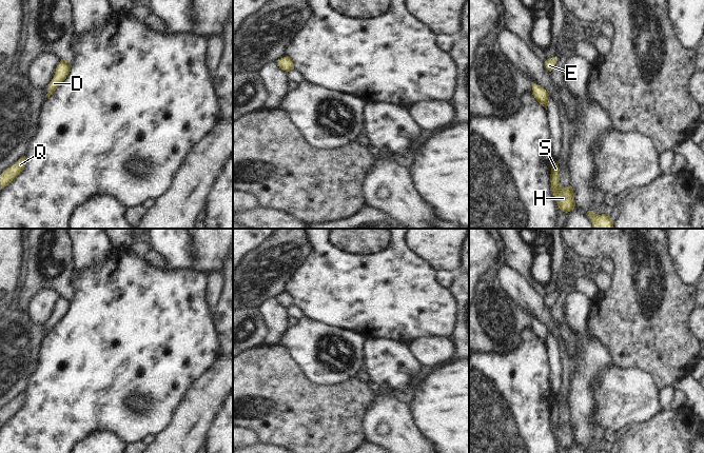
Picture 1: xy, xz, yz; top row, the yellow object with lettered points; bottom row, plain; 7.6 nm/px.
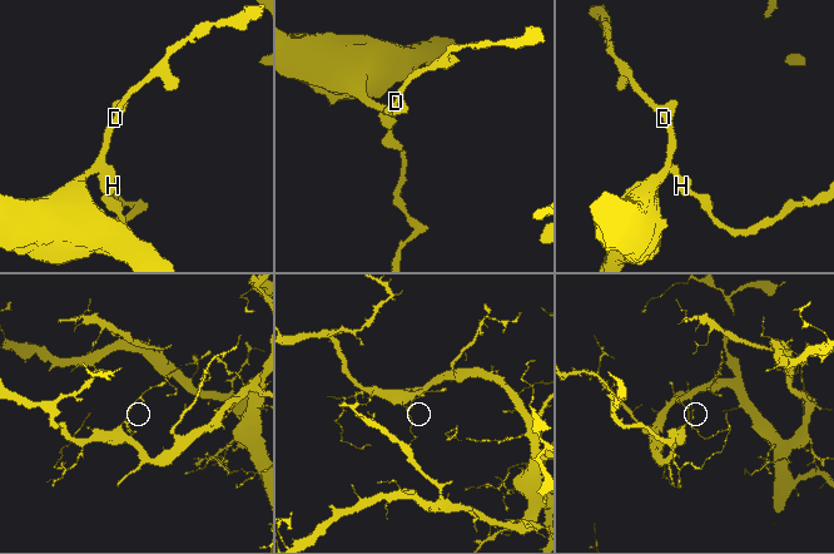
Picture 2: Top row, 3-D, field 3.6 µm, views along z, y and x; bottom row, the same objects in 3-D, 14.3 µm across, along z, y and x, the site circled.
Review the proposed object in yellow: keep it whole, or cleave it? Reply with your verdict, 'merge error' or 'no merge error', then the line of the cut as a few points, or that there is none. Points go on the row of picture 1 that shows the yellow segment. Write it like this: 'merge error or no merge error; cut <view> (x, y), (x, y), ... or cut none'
no merge error; cut none

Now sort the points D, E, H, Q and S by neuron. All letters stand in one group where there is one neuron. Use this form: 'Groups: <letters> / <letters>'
Groups: D E H Q S

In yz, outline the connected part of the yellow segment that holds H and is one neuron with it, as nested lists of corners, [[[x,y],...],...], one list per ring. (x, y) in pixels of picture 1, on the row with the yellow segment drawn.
[[[556,162],[551,168],[550,174],[551,190],[558,206],[566,214],[574,209],[575,200],[571,185],[562,188],[560,184],[560,169]]]

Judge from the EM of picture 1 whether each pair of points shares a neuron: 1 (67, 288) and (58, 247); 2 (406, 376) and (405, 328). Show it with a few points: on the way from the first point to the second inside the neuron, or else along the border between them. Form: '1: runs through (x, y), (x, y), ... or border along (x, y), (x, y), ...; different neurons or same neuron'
1: runs through (66, 277), (66, 257); same neuron
2: border along (380, 338), (398, 339), (409, 343); different neurons

